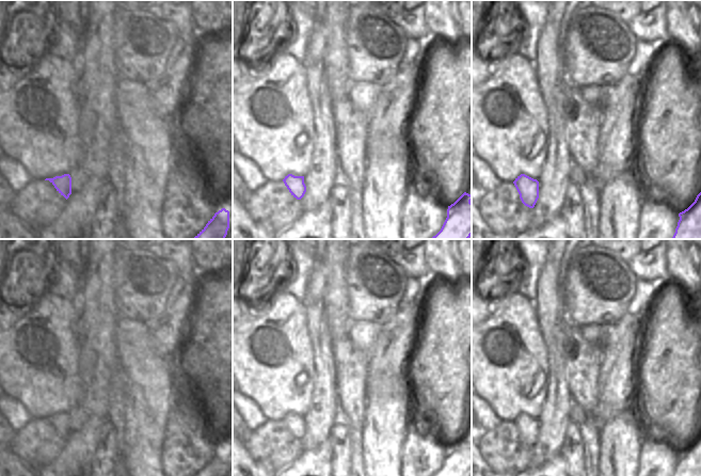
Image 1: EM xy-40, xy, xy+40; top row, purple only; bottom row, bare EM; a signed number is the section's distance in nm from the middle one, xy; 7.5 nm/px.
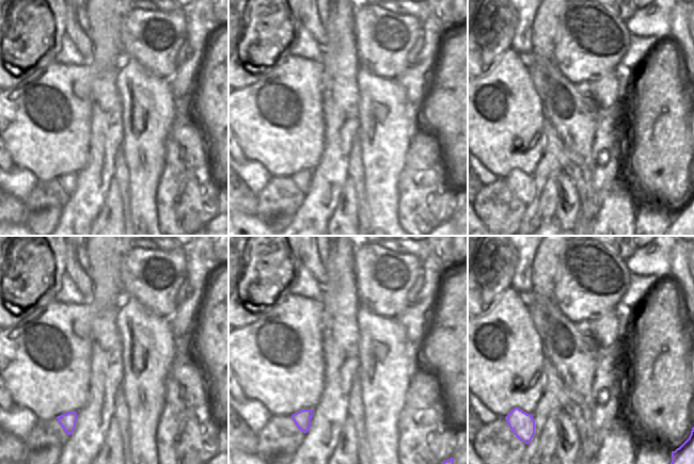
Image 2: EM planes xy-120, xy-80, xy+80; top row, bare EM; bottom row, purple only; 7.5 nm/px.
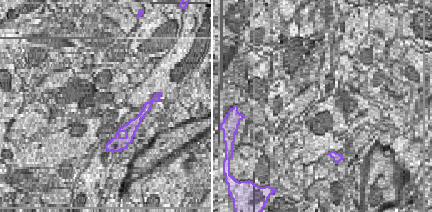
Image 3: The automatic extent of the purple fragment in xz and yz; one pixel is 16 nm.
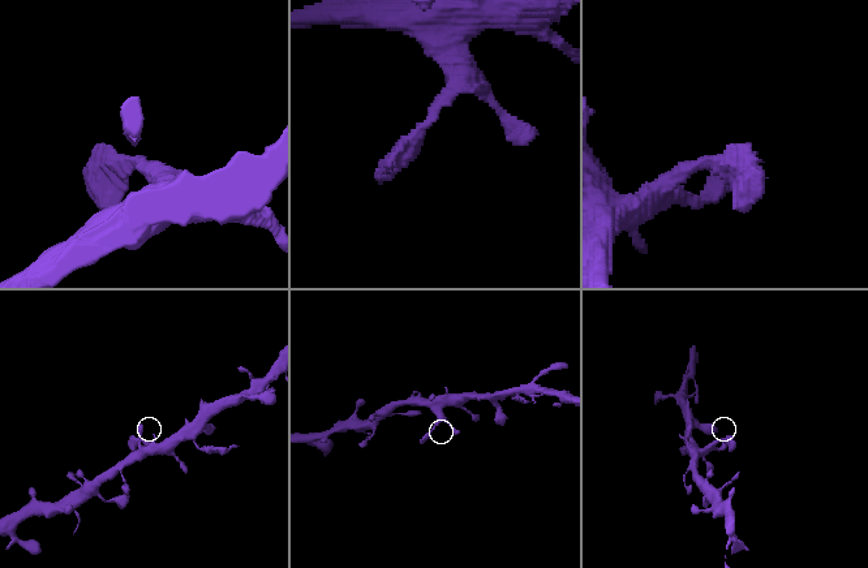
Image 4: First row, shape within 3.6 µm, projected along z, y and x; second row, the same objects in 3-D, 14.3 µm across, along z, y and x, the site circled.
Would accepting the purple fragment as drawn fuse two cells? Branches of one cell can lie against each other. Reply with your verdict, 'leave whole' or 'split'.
leave whole

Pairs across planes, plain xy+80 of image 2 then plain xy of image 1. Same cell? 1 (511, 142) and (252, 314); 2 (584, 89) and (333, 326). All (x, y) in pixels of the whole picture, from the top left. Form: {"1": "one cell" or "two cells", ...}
{"1": "two cells", "2": "two cells"}

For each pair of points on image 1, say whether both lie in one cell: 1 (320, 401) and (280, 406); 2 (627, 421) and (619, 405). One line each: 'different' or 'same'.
1: different
2: different

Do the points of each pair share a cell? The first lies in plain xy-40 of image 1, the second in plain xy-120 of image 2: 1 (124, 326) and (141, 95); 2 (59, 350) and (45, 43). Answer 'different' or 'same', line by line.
1: different
2: different

